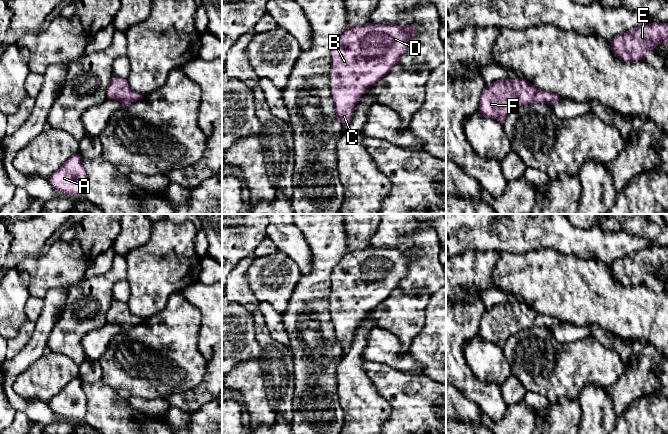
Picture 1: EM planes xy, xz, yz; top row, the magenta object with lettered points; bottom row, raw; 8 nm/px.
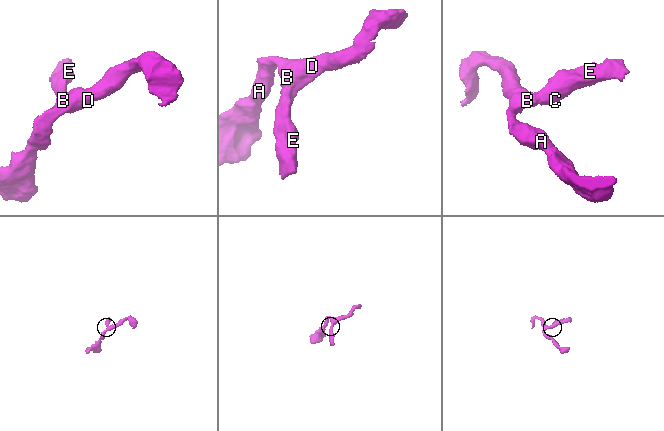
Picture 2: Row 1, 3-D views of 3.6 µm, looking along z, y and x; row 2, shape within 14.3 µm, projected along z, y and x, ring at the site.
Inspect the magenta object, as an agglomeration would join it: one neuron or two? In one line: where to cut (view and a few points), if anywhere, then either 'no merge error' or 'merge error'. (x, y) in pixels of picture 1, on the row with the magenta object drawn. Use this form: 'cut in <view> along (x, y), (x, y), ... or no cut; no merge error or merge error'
no cut; no merge error

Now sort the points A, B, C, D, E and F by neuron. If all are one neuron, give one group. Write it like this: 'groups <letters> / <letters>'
groups A B C D E F

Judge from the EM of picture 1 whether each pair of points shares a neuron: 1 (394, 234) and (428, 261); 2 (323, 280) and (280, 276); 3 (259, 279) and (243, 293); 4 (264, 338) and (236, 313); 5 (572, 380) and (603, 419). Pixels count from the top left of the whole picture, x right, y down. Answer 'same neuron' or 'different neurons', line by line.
1: same neuron
2: different neurons
3: different neurons
4: different neurons
5: different neurons

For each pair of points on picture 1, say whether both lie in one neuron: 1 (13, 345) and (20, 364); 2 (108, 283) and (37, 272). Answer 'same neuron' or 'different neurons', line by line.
1: different neurons
2: different neurons

